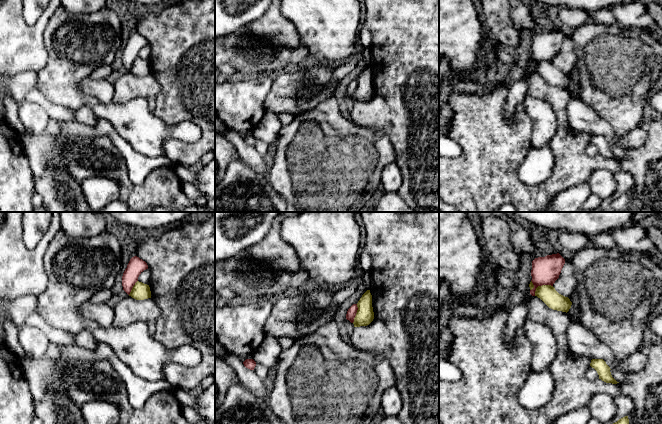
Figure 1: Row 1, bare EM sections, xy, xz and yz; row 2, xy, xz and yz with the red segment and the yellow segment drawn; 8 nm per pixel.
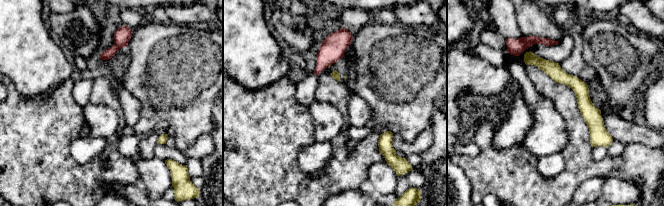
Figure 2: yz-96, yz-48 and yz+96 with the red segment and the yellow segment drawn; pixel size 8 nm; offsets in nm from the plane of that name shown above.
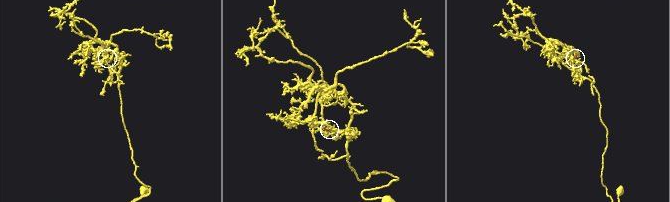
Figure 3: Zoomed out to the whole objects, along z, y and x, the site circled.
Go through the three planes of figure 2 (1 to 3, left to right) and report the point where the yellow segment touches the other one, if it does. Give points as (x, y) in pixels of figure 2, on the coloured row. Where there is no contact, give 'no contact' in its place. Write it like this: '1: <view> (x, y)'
1: no contact
2: yz-48 (328, 65)
3: no contact

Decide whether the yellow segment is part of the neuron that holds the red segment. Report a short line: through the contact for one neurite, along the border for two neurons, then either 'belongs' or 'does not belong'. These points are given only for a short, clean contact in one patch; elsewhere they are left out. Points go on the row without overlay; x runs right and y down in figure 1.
yz (552, 61), (538, 61), (530, 66) | does not belong

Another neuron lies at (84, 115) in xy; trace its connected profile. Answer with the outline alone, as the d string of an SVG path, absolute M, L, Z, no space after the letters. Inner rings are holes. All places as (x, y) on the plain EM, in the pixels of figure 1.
M83 106L74 111L74 120L88 126L95 126L98 118L89 107Z

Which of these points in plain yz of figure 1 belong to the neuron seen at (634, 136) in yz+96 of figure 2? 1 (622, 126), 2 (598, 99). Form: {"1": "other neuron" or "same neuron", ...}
{"1": "other neuron", "2": "other neuron"}

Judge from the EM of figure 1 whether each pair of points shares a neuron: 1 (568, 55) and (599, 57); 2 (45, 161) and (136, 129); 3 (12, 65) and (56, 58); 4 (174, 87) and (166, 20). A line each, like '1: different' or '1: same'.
1: different
2: different
3: different
4: same

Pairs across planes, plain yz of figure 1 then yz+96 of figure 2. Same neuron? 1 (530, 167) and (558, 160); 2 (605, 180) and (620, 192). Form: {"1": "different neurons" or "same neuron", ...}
{"1": "same neuron", "2": "same neuron"}

